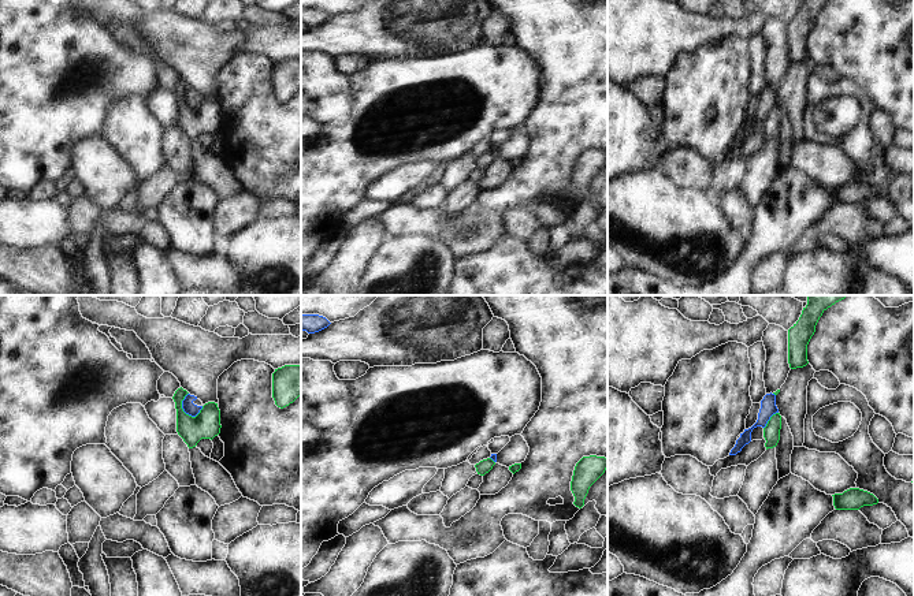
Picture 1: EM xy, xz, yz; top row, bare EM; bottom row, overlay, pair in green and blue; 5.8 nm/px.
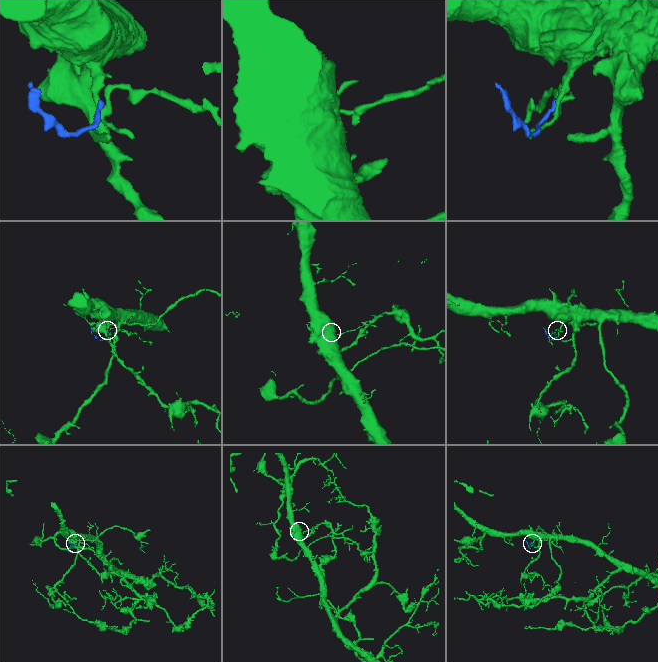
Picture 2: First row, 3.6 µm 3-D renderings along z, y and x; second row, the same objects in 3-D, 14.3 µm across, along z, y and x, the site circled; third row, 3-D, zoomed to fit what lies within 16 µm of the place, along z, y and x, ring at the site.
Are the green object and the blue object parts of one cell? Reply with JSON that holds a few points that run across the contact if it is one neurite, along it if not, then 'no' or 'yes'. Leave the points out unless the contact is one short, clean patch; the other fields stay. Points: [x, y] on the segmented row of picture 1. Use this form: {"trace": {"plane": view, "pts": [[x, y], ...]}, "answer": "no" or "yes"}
{"trace": {"plane": "xy", "pts": [[188, 393], [182, 401], [182, 409], [194, 417]]}, "answer": "no"}

